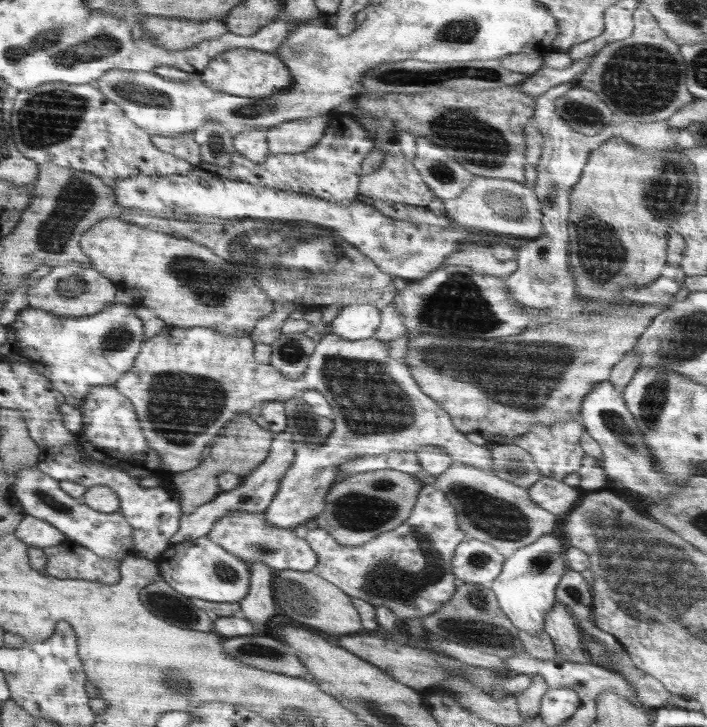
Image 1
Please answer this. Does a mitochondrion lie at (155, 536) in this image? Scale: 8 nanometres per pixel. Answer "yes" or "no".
no

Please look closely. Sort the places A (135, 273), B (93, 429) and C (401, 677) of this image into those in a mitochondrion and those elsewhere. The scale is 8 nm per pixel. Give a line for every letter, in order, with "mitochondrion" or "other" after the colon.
A: other
B: other
C: other

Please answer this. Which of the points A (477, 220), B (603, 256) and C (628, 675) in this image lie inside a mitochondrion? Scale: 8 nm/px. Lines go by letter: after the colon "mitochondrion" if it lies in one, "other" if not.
A: other
B: mitochondrion
C: other

